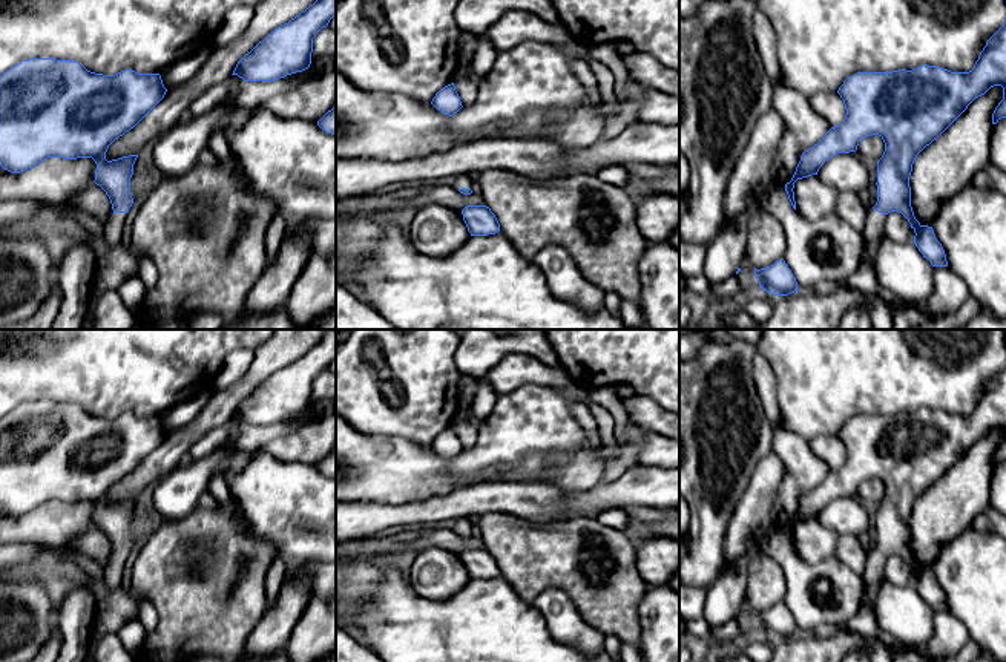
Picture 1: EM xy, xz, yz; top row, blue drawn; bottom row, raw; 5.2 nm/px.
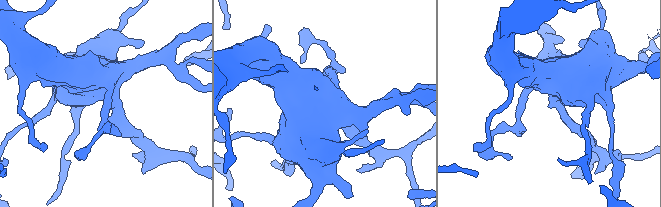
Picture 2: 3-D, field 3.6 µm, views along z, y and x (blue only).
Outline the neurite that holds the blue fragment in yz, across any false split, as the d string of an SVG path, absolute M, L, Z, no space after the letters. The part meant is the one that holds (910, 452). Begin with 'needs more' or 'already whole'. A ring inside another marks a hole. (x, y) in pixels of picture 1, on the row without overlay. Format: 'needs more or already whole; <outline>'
needs more; M1006 365L986 385L974 411L969 415L951 415L939 409L919 409L912 414L857 415L848 420L837 437L843 443L847 458L842 467L831 470L825 480L805 493L790 526L785 527L788 542L796 553L794 526L817 518L825 504L837 496L856 495L859 486L871 478L879 478L885 495L877 504L877 546L868 553L863 572L863 601L874 607L879 588L885 581L883 562L891 555L902 556L914 573L914 587L932 610L948 610L946 598L937 584L932 570L922 569L911 550L909 519L917 498L937 483L978 440L991 431L1003 431L1003 443L992 457L992 467L1006 461Z

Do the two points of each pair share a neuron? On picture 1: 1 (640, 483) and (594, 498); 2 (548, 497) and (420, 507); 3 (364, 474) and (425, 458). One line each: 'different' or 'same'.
1: same
2: same
3: same

